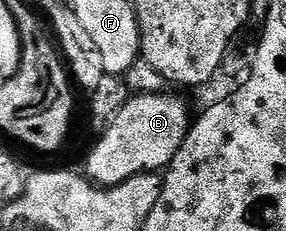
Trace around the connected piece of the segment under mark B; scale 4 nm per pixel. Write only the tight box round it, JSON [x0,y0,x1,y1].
[84,91,192,187]

